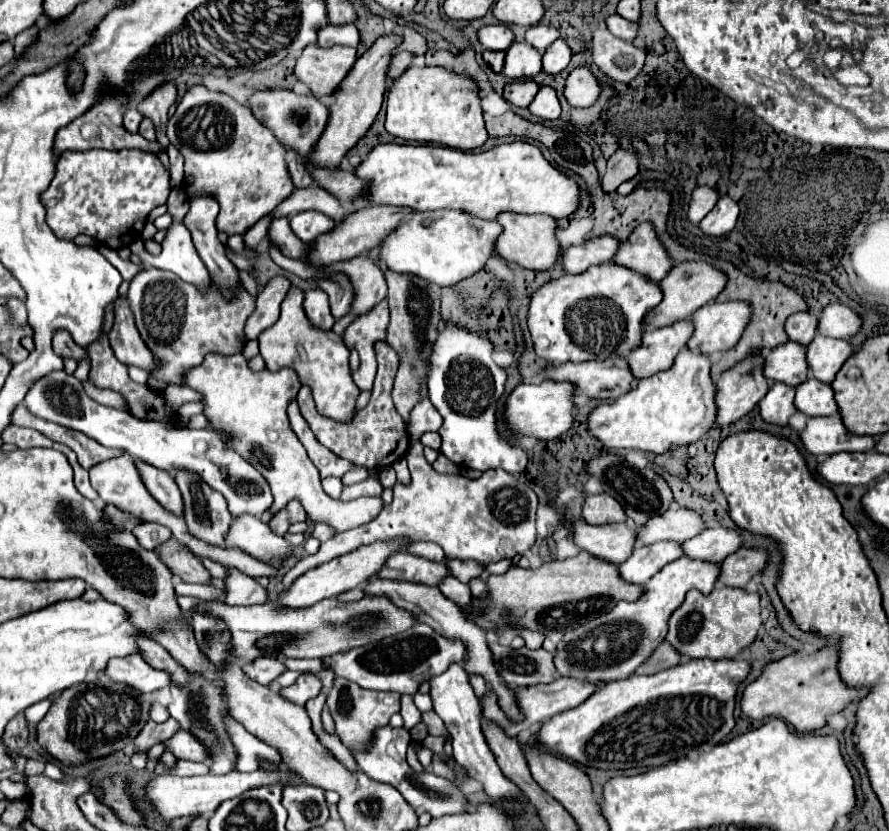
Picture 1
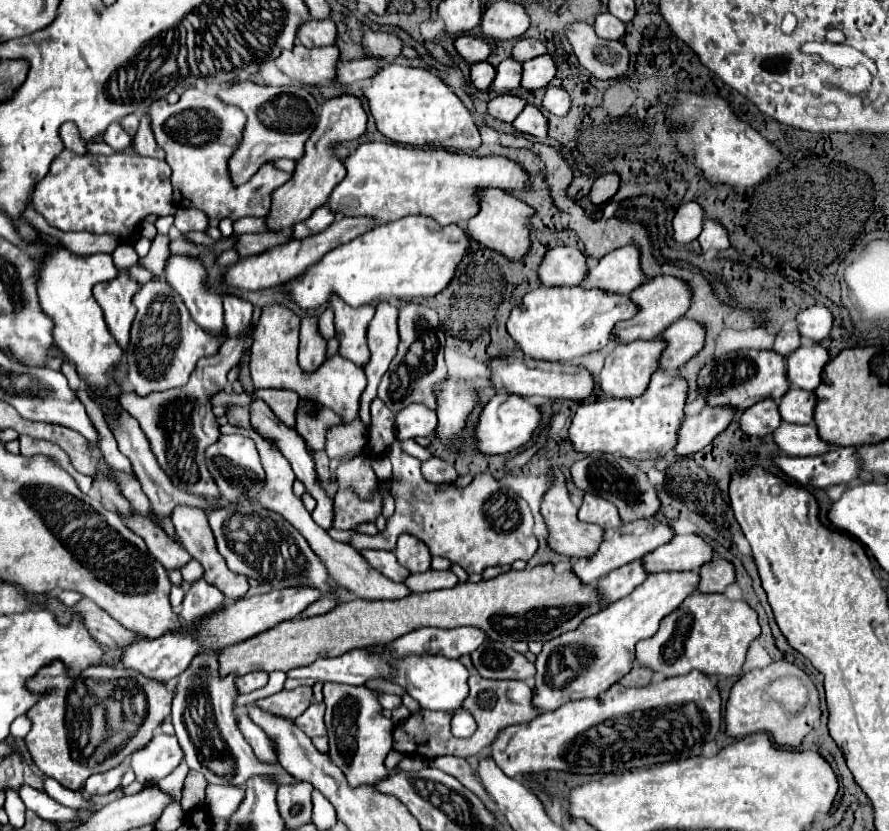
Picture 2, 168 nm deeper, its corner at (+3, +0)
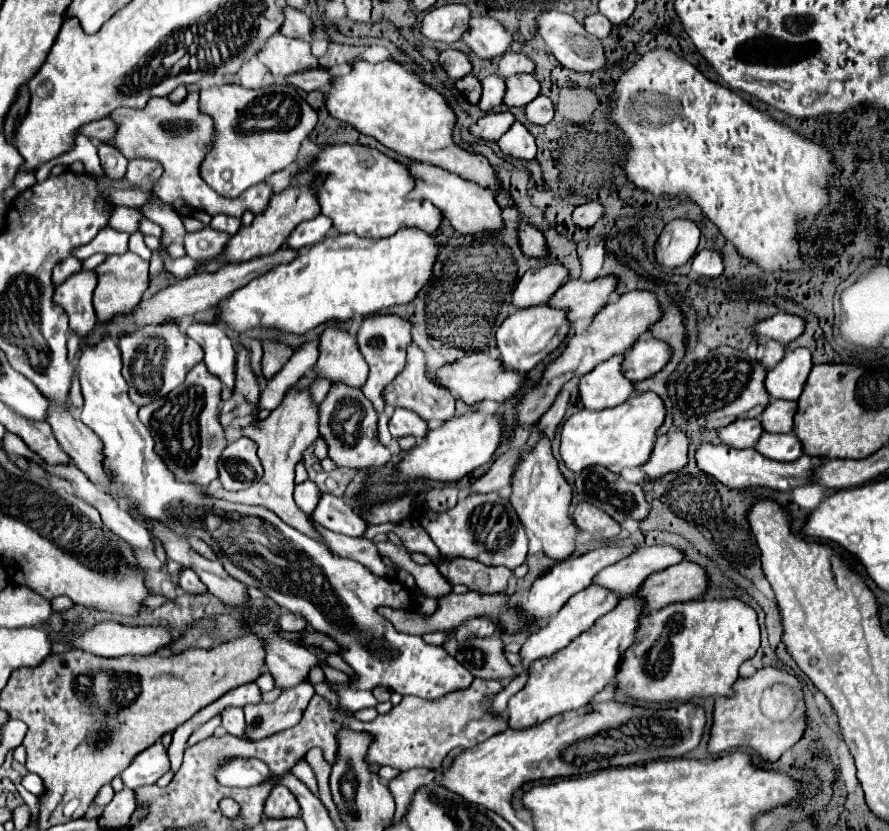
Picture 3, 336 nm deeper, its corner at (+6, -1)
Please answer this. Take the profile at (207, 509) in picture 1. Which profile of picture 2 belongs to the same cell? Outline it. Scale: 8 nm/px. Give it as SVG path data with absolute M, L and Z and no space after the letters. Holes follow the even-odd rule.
M225 339L217 355L199 359L199 365L191 373L191 379L185 387L151 393L147 397L125 391L123 397L119 397L121 407L131 413L145 431L151 443L151 451L155 453L161 469L171 477L175 485L179 485L179 489L187 493L219 499L219 489L215 487L215 481L207 471L203 457L203 451L219 437L219 425L215 421L215 415L211 413L209 397L227 387L227 373L233 365L239 363L239 357L243 357L243 345L239 345L239 341Z

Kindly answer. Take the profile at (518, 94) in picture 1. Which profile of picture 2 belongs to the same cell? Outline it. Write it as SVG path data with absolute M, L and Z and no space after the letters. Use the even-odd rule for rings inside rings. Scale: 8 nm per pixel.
M497 95L495 99L489 101L489 113L501 121L515 121L515 117L523 111L527 105L525 99L517 95Z

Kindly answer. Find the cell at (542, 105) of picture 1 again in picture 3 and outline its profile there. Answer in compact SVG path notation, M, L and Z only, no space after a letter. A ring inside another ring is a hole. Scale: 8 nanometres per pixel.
M520 122L512 124L512 128L504 134L504 138L498 140L498 146L506 156L516 160L534 160L536 156L534 138Z

